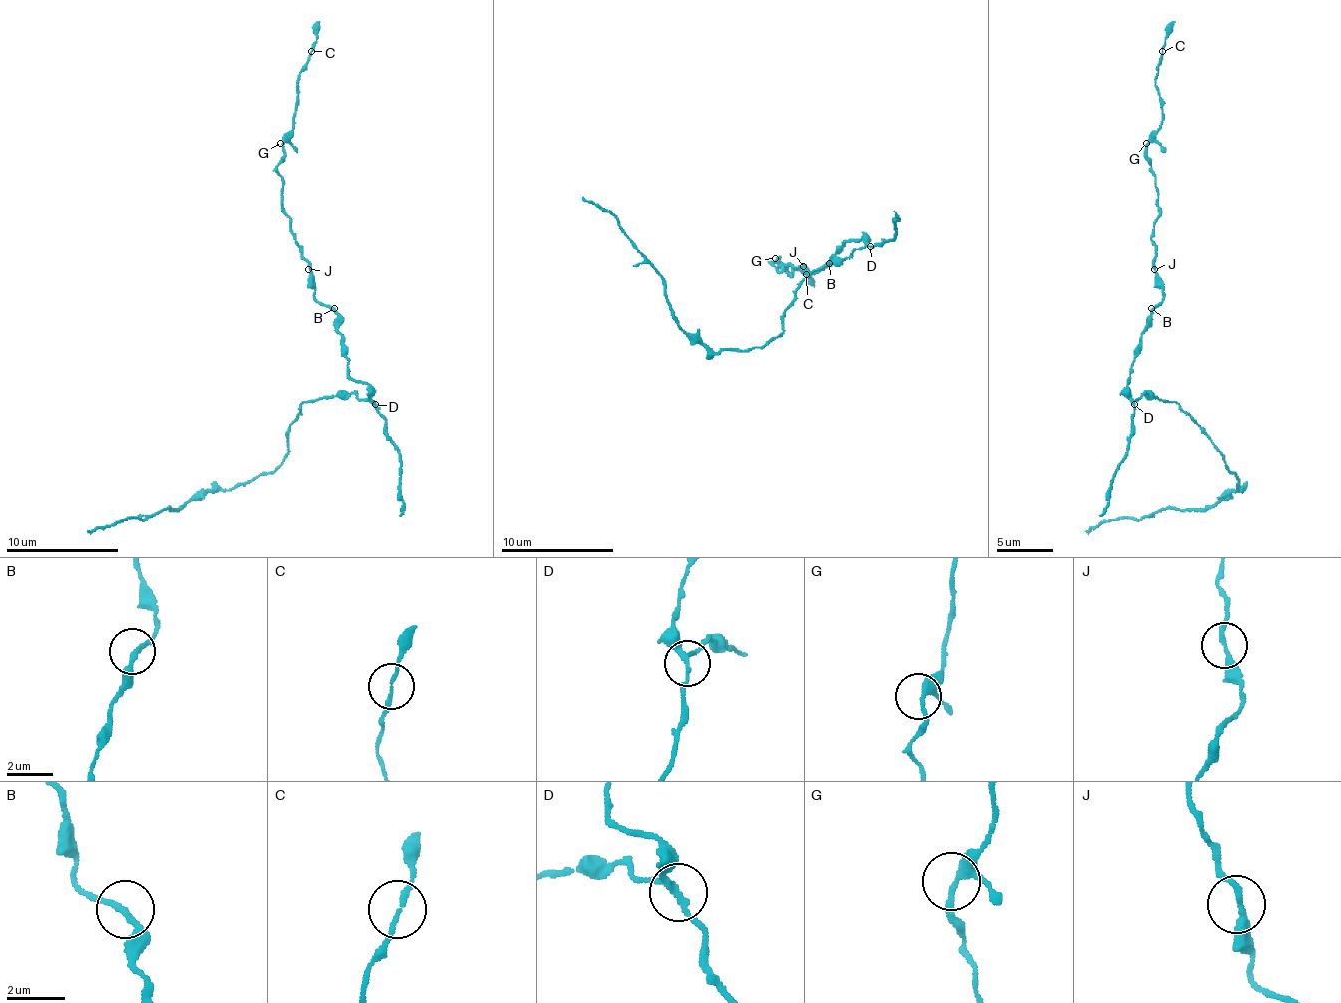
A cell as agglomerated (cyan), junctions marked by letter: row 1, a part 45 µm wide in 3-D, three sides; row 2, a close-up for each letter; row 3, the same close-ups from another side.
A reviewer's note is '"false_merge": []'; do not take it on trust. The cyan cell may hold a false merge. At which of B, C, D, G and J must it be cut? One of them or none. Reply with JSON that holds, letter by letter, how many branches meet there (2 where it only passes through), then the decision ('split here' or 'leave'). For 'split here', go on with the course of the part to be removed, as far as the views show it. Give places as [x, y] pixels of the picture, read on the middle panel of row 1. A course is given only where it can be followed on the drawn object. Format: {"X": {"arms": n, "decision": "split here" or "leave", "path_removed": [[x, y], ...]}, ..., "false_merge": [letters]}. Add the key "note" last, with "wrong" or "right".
{"B": {"arms": 2, "decision": "leave"}, "C": {"arms": 2, "decision": "leave"}, "D": {"arms": 3, "decision": "split here", "path_removed": [[871, 247], [815, 269], [764, 345], [711, 353], [677, 322], [663, 278], [618, 221], [582, 196]]}, "G": {"arms": 3, "decision": "leave"}, "J": {"arms": 2, "decision": "leave"}, "false_merge": ["D"], "note": "wrong"}

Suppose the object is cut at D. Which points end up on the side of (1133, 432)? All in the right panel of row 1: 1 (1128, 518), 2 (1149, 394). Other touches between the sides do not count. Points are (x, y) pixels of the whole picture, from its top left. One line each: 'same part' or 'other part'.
1: other part
2: other part

